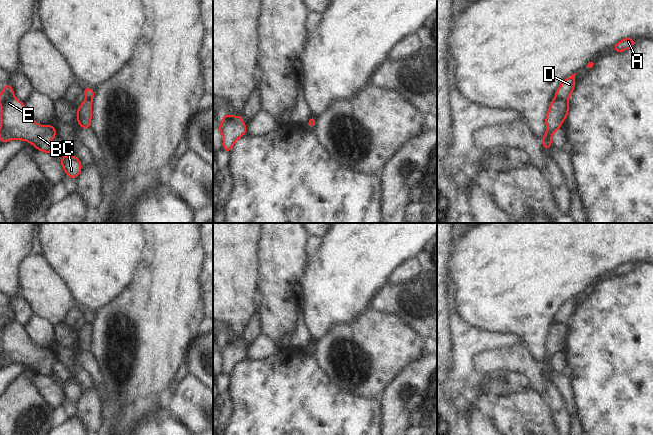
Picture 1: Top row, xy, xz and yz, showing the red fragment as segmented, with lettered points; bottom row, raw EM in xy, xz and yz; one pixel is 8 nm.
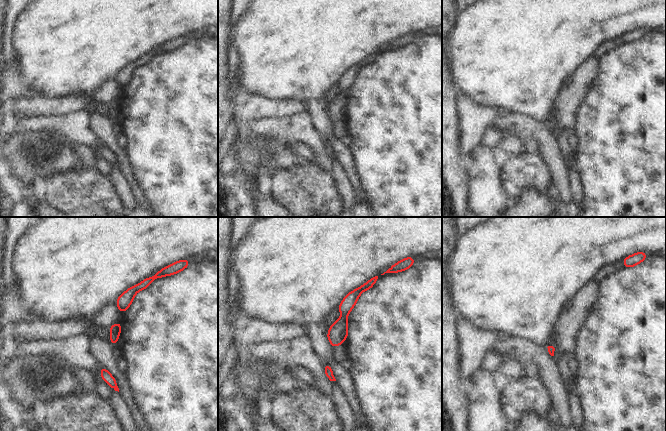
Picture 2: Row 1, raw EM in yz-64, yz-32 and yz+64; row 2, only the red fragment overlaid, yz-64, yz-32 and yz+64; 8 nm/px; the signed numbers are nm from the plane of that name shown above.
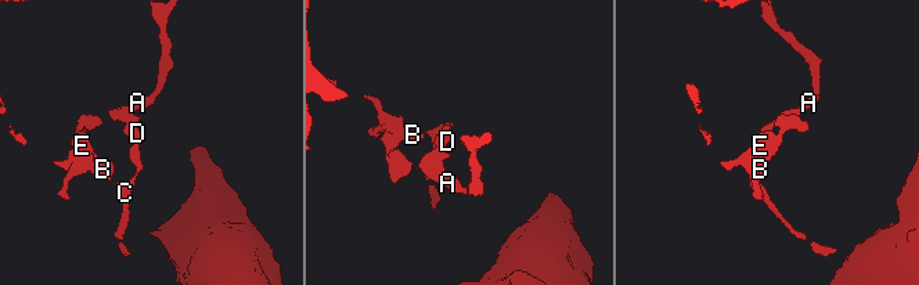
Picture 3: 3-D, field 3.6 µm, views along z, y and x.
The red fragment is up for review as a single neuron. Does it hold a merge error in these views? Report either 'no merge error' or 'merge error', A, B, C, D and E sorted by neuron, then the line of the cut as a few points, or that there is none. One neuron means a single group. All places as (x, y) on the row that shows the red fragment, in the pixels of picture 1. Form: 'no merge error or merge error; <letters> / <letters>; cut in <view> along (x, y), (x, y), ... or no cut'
merge error; A D / B C E; cut in yz along (555, 98), (566, 100)

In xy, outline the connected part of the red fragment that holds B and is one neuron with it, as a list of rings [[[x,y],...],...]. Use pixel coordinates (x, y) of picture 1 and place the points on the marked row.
[[[11,84],[3,86],[0,105],[0,144],[8,140],[24,140],[34,145],[36,150],[53,154],[52,139],[57,135],[55,127],[52,124],[41,126],[32,120],[25,104],[14,97]]]

